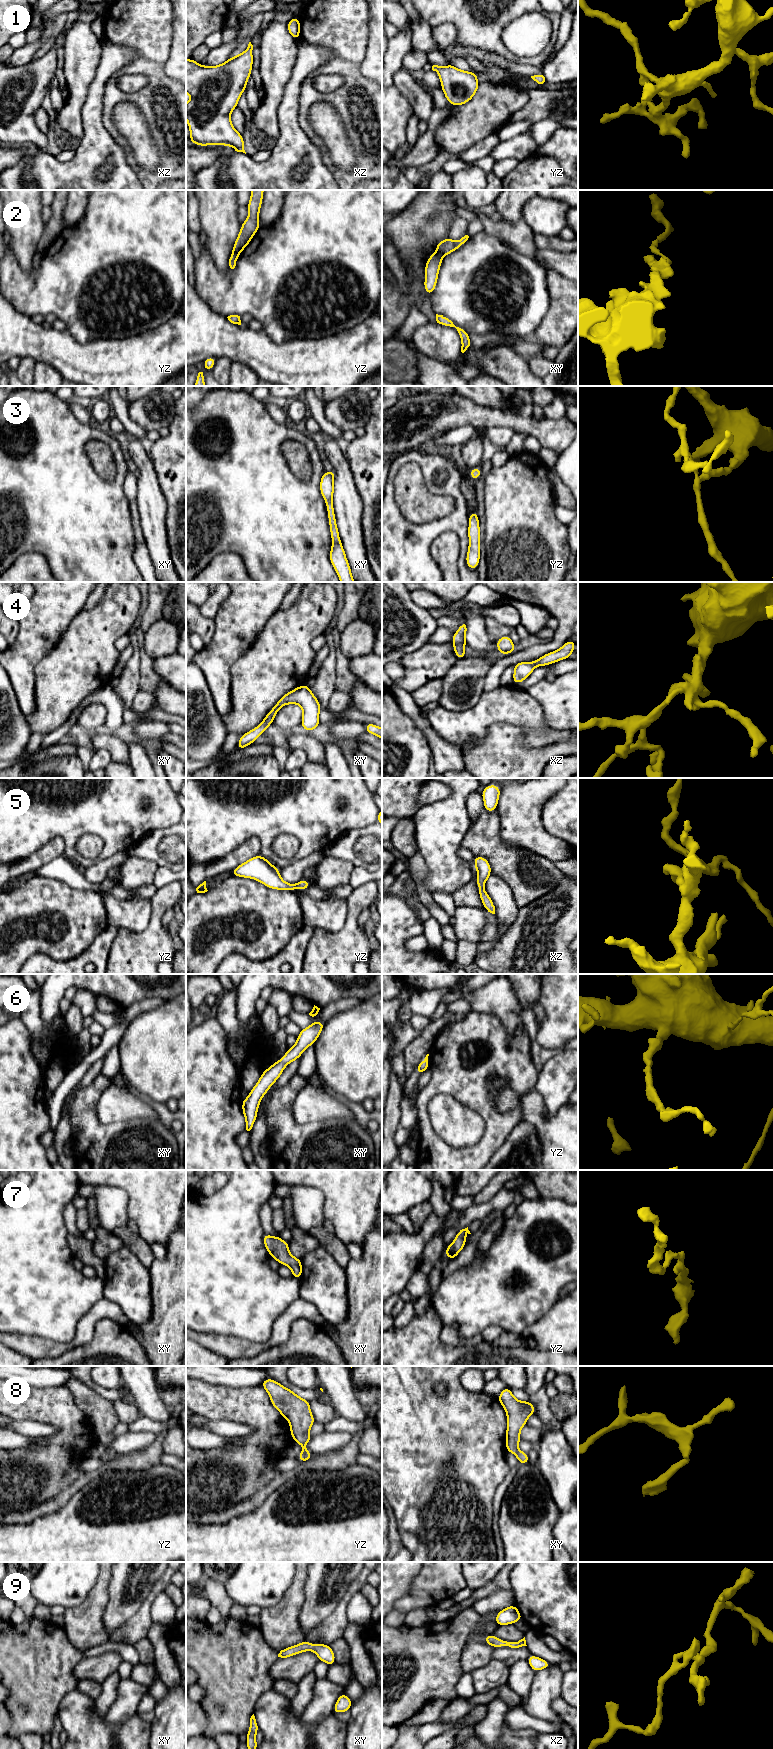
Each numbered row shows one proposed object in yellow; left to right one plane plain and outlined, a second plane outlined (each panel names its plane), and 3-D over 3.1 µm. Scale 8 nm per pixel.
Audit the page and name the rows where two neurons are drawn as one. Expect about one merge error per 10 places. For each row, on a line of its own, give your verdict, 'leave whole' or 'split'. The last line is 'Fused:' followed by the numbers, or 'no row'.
1: leave whole
2: split
3: split
4: leave whole
5: leave whole
6: leave whole
7: leave whole
8: leave whole
9: leave whole
Fused: 2, 3

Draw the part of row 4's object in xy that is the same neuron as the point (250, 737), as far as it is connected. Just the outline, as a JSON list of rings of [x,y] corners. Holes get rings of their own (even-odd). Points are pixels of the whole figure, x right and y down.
[[[303,684],[282,696],[256,728],[243,734],[238,741],[237,750],[242,750],[246,746],[254,743],[273,723],[277,712],[286,704],[298,704],[301,706],[303,710],[301,727],[305,729],[305,732],[308,733],[309,731],[320,727],[320,703],[313,695],[311,689],[306,684]]]

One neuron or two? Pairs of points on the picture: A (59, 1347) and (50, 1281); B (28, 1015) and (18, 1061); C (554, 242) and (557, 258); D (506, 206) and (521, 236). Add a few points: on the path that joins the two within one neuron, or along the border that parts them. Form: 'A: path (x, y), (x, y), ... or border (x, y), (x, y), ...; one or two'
A: border (76, 1327), (68, 1342), (36, 1335); two
B: border (19, 1017), (31, 1036); two
C: border (537, 248), (549, 248), (567, 252); two
D: border (499, 217), (510, 222), (516, 222), (521, 219); two

